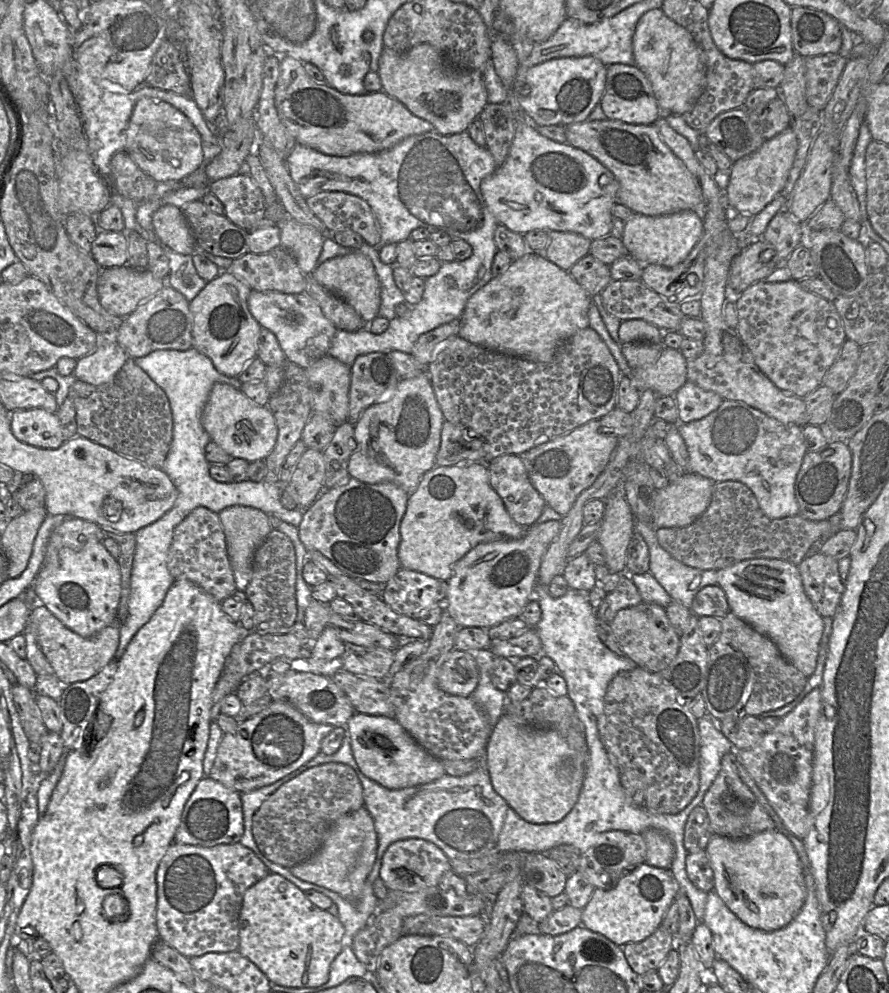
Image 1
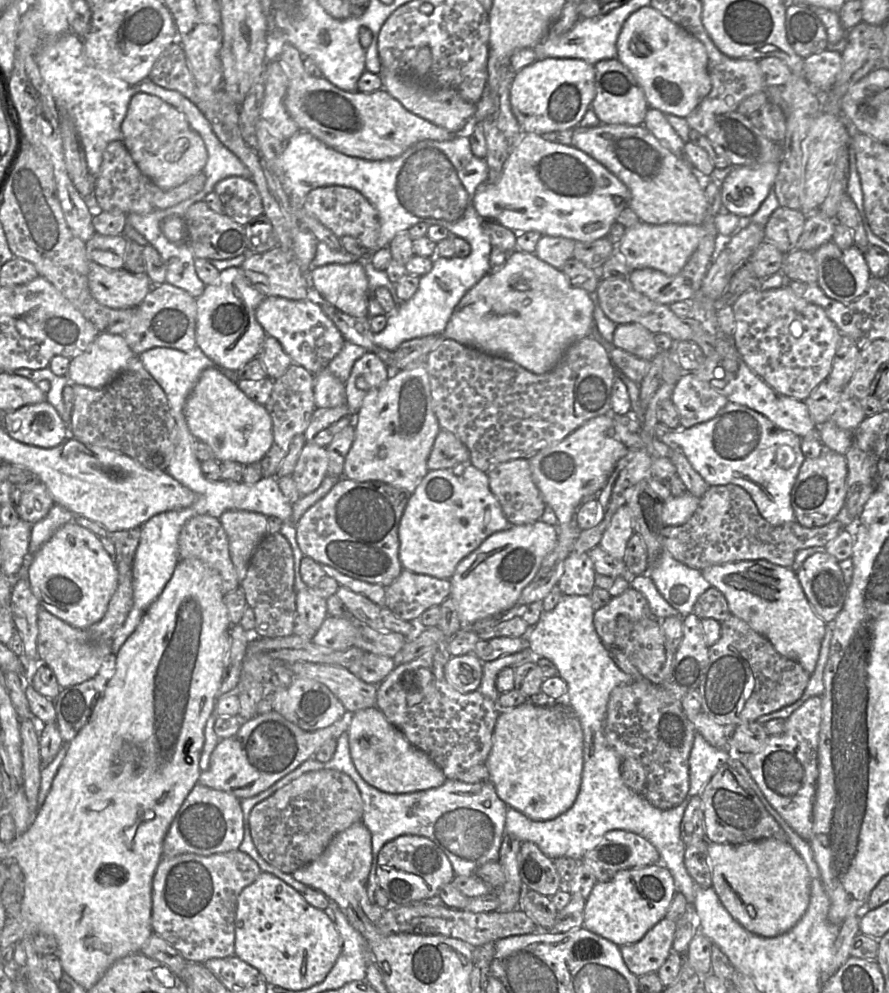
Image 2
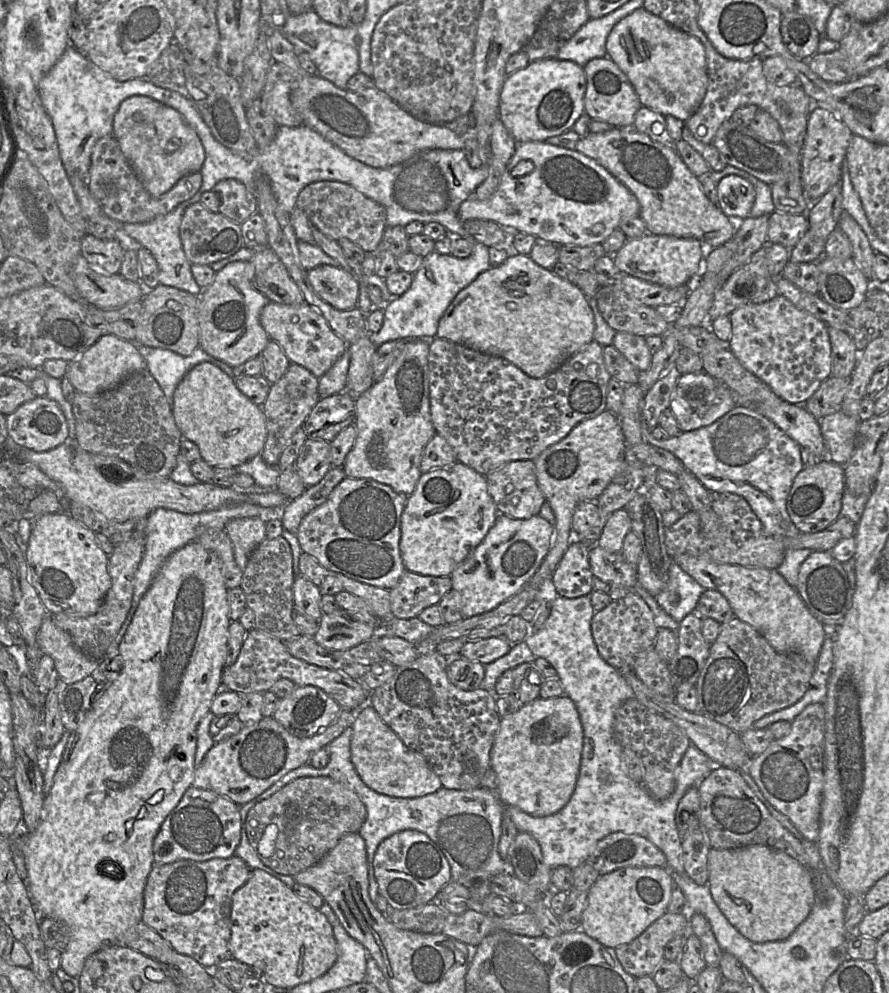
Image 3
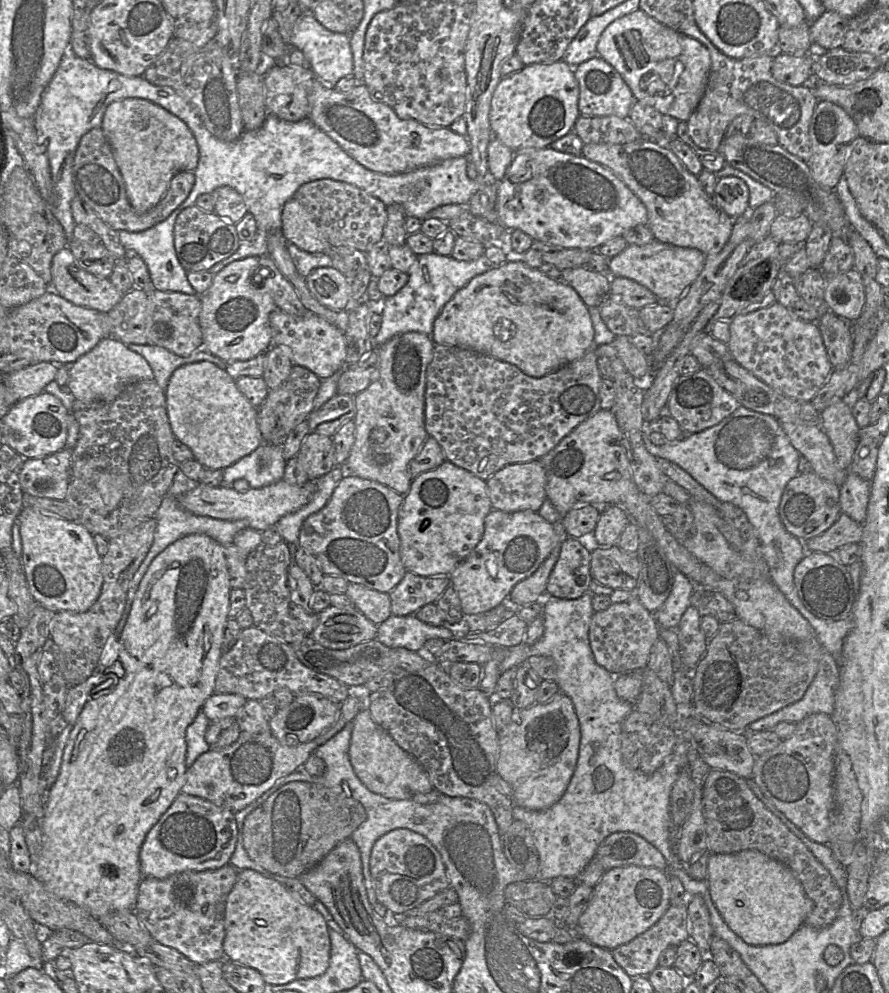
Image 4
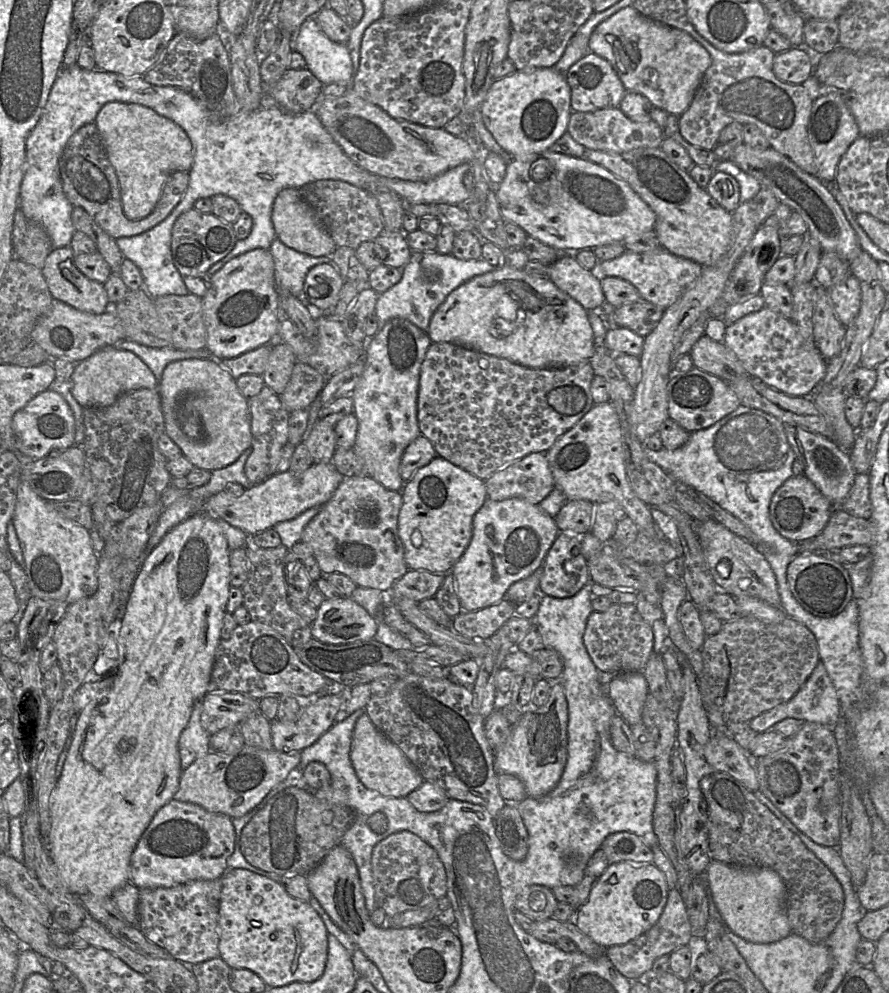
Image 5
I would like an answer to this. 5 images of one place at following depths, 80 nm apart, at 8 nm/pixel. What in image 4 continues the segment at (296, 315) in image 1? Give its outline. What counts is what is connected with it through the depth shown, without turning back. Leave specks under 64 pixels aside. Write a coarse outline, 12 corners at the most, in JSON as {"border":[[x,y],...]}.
{"border":[[310,311],[269,315],[272,344],[320,379],[346,366],[344,332]]}

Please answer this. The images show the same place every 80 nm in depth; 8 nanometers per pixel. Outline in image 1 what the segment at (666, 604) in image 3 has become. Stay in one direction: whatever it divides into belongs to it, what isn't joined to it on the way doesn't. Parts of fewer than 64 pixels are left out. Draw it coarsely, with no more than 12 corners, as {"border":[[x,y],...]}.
{"border":[[646,526],[649,573],[673,601],[691,608],[718,570],[673,558]]}

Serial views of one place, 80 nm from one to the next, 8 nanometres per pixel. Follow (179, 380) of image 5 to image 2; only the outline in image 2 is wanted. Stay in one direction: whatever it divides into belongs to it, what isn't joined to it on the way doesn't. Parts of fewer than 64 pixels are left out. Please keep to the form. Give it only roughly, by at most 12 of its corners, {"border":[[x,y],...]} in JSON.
{"border":[[216,368],[186,399],[191,434],[217,462],[260,462],[265,406]]}

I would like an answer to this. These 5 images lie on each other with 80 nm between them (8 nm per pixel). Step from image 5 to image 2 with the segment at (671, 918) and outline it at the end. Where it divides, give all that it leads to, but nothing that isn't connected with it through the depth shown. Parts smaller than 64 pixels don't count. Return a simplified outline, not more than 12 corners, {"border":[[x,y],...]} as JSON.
{"border":[[664,917],[620,947],[637,977],[655,973],[672,952],[676,922]]}

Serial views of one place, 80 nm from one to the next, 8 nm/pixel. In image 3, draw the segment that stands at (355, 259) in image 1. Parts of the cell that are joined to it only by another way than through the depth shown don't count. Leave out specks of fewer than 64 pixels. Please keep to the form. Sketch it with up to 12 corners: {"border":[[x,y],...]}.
{"border":[[344,268],[308,271],[315,293],[335,309],[357,306],[359,282]]}

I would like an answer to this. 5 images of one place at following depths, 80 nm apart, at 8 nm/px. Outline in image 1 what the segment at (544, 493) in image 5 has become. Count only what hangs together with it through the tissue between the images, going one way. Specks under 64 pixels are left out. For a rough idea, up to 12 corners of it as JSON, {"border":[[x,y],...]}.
{"border":[[522,457],[487,466],[490,485],[510,517],[535,525],[546,502]]}

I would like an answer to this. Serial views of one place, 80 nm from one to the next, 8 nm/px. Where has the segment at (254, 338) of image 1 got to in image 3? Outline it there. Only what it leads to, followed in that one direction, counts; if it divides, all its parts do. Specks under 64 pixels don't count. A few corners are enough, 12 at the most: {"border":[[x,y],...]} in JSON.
{"border":[[254,267],[216,272],[198,297],[199,348],[234,368],[270,338]]}

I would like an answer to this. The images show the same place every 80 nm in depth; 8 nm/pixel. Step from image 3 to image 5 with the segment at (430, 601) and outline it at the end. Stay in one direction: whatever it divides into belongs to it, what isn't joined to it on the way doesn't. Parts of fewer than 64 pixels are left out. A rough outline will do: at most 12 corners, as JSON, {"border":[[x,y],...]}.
{"border":[[409,569],[391,597],[433,598],[444,575]]}

